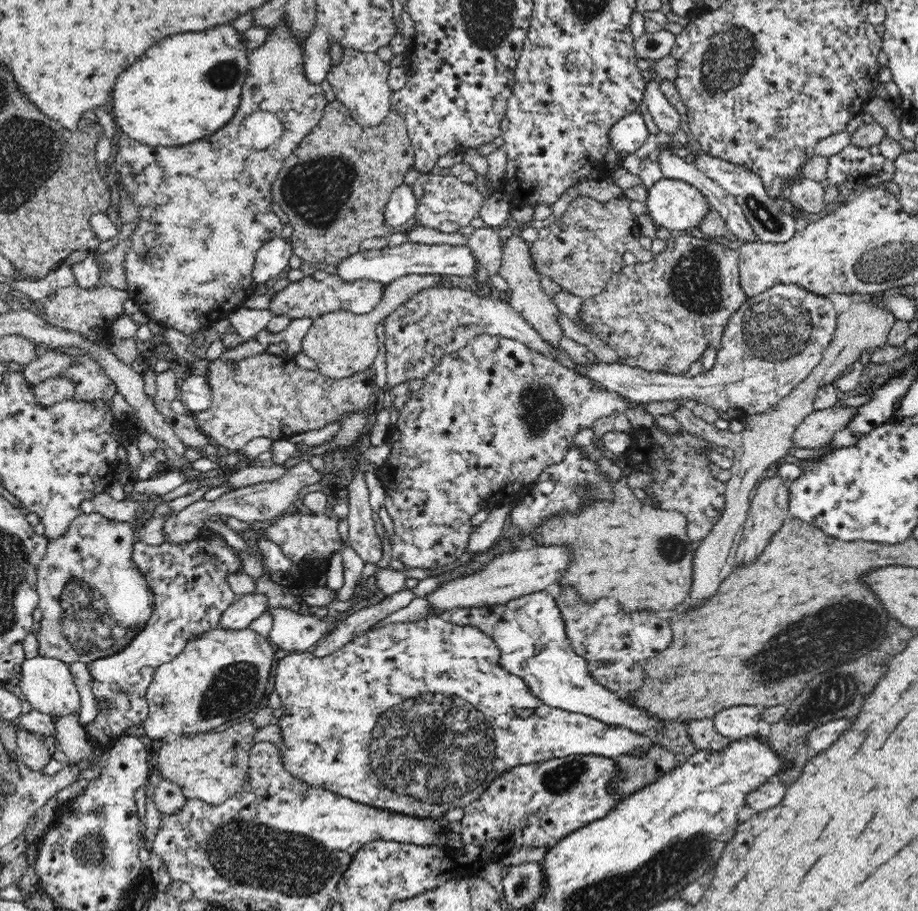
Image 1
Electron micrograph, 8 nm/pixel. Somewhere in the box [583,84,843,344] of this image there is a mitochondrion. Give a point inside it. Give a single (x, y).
(696, 283)

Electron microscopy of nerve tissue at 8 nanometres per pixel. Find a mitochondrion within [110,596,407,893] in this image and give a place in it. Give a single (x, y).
(235, 688)

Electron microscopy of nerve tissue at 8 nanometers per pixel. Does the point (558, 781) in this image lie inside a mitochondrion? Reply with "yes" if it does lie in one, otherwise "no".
yes

